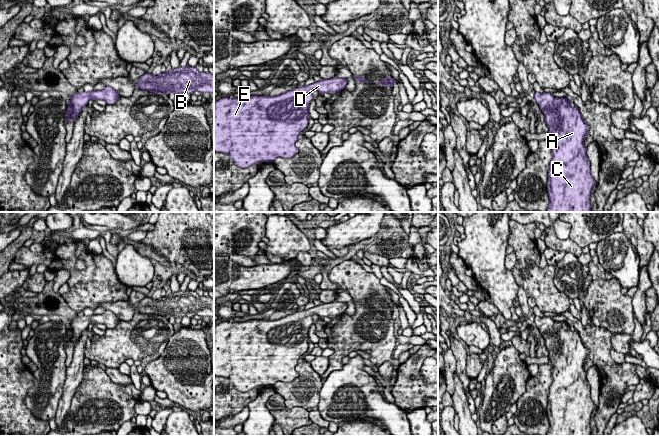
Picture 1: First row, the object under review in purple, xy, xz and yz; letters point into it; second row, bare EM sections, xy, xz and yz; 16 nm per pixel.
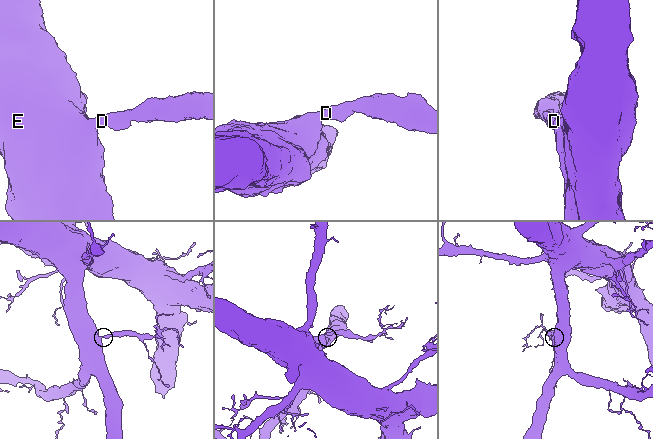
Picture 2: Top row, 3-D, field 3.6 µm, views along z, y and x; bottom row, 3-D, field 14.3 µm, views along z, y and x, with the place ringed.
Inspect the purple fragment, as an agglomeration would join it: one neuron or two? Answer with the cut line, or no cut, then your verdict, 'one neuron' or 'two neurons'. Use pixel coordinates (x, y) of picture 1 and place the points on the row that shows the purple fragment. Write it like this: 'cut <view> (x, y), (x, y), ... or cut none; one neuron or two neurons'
cut none; one neuron

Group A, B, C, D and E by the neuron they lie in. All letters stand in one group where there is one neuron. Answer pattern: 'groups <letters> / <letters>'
groups A B C D E

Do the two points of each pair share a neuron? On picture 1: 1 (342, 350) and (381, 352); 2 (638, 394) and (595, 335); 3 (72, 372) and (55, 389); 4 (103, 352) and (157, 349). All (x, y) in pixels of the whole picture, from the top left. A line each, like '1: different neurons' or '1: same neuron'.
1: same neuron
2: different neurons
3: different neurons
4: same neuron

